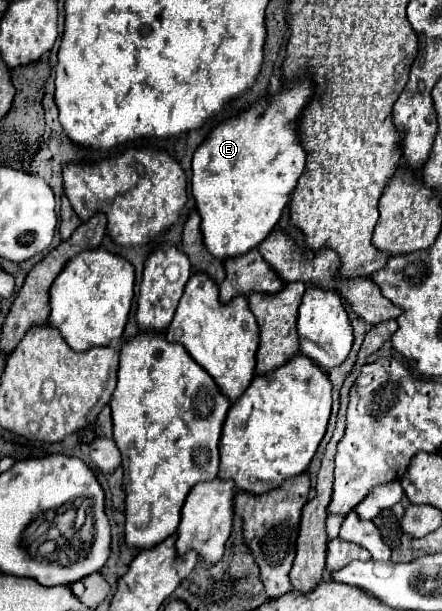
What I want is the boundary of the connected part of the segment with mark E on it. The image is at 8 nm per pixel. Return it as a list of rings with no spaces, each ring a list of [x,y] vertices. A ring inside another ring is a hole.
[[[296,81],[294,85],[282,87],[276,95],[272,95],[270,101],[262,101],[240,117],[228,119],[214,127],[208,139],[196,149],[192,159],[192,195],[202,217],[202,239],[212,257],[230,259],[256,249],[280,221],[296,181],[304,173],[306,153],[298,141],[296,121],[302,107],[312,97],[310,87],[310,81]]]

